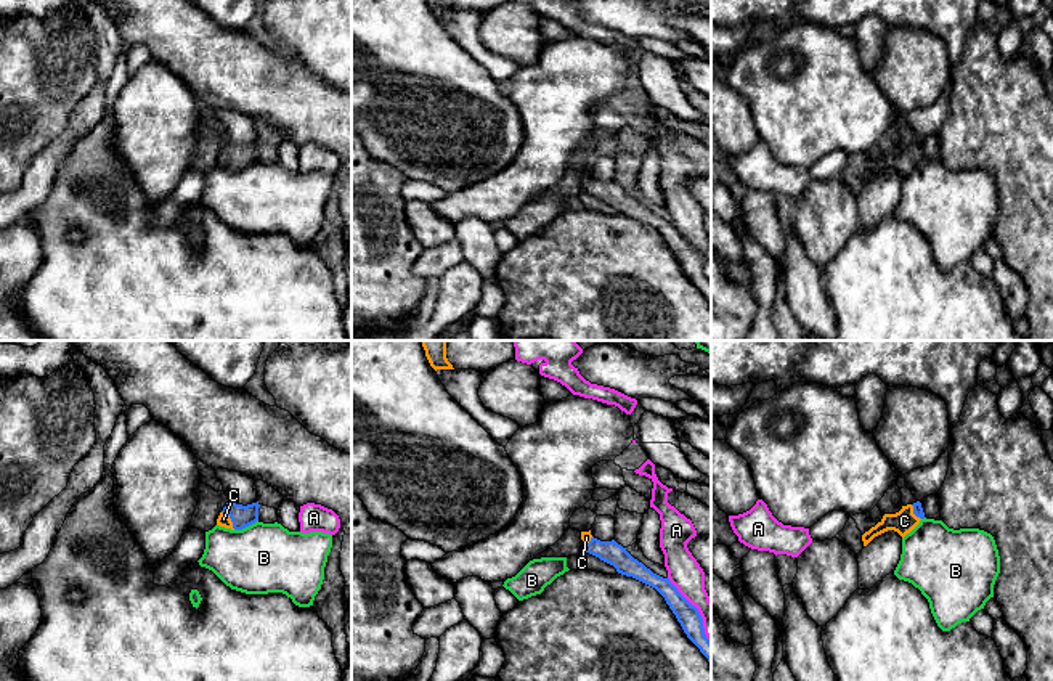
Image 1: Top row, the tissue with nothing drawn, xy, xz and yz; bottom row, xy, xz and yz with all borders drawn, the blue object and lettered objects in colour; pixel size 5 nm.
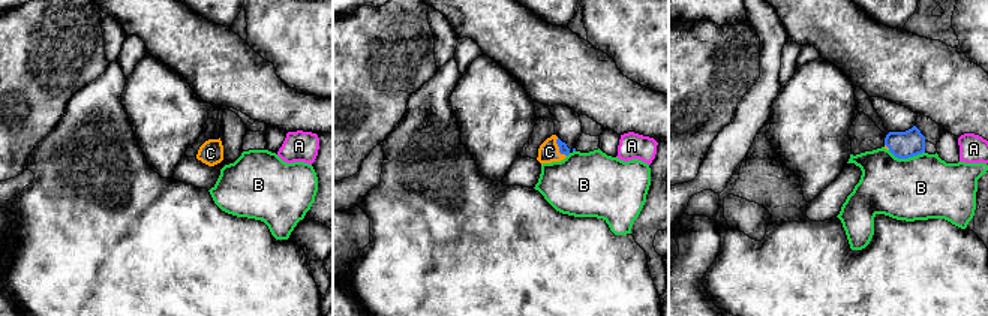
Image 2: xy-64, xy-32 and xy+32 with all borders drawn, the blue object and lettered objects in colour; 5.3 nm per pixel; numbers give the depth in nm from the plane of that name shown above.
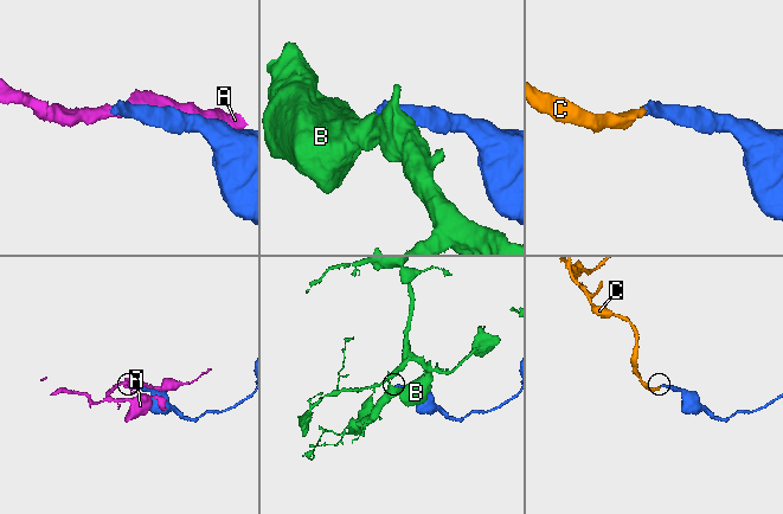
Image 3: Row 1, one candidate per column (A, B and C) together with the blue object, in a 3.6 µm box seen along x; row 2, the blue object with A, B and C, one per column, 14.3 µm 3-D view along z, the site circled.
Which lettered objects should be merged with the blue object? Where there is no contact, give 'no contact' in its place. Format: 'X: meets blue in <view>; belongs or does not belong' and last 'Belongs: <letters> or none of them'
A: meets blue in xz; does not belong
B: meets blue in xy; does not belong
C: meets blue in xy; belongs
Belongs: C

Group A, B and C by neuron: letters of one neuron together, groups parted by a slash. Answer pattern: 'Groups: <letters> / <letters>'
Groups: A / B / C

